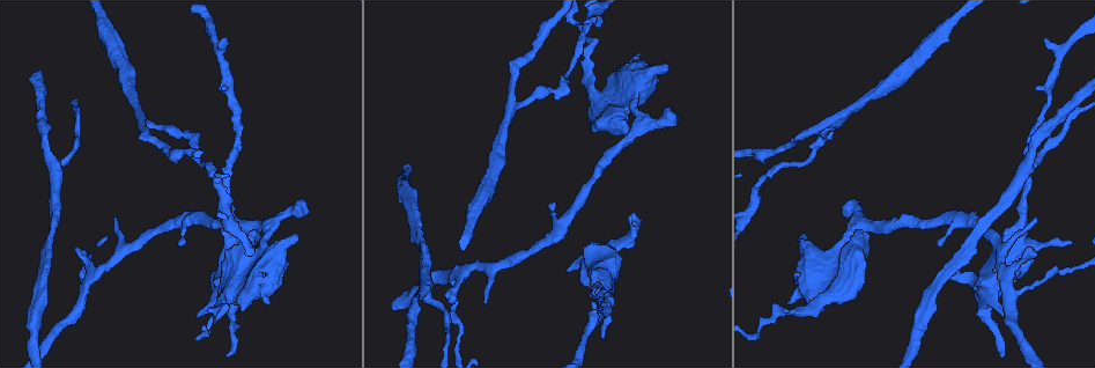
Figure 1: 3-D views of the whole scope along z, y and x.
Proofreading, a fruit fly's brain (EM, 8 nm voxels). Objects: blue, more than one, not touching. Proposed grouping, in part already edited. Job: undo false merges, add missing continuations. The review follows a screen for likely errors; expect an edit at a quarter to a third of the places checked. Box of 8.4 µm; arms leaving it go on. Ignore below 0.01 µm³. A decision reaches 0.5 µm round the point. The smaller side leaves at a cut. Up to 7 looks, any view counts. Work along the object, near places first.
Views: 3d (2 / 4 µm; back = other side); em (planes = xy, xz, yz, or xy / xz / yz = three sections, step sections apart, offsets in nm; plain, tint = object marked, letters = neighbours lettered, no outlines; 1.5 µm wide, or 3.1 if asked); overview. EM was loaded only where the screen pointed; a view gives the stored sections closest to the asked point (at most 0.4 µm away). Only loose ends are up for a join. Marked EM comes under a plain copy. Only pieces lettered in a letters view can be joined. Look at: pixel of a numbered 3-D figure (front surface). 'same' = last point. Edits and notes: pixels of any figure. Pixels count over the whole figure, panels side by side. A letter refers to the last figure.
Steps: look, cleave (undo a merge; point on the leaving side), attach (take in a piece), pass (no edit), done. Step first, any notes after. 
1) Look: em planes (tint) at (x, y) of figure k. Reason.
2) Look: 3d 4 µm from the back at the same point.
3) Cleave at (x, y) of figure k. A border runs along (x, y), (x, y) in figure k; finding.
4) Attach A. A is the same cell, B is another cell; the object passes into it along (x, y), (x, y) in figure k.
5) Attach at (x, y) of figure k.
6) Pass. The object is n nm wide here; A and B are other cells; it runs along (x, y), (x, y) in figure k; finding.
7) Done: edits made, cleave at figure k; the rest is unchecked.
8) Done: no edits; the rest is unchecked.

Look: em planes (letters) at (844, 215) of figure 1. Branch stops here.

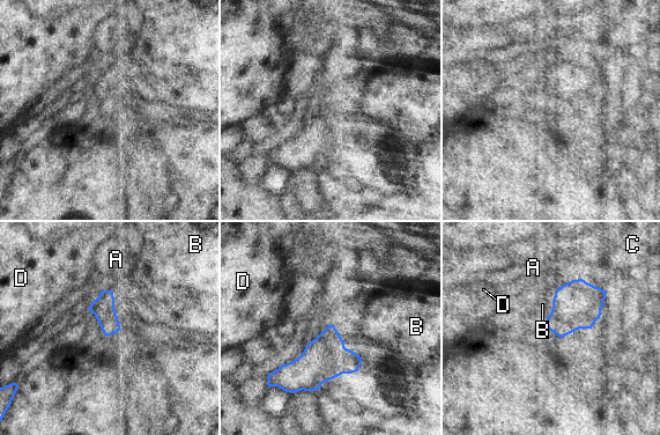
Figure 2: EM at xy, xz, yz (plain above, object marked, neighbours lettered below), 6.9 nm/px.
Attach B. B is the same cell, A, C and D are other cells; the object passes into it along (325, 358), (343, 344), (361, 318) in figure 2; it goes on there.

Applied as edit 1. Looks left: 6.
Look: overview. See it whole again.

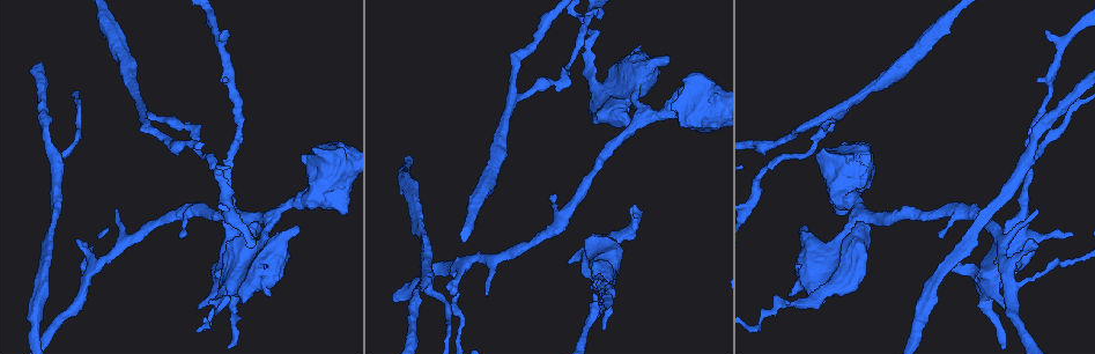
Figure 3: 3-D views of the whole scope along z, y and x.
Look: 3d 4 µm at (633, 207) of figure 3. An open end.

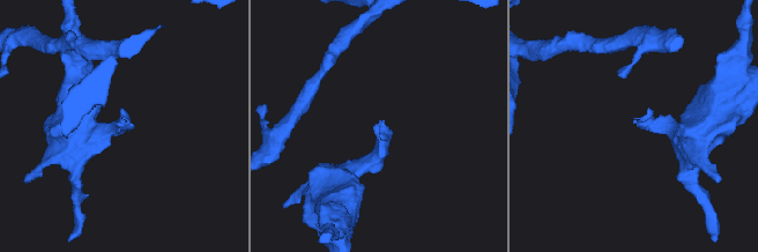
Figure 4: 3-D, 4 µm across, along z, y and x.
Look: em planes (letters) at (633, 121) of figure 4.

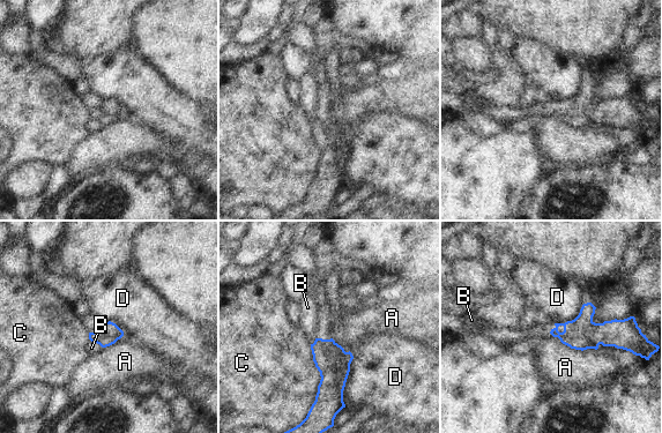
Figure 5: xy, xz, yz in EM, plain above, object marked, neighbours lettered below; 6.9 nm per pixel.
Attach B. The longest contact is with C, 460 nm; B is the same cell, A, C and D are other cells; the object passes into it along (110, 333), (96, 342), (91, 348) in figure 5; it goes on there.

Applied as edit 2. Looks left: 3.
Look: overview.

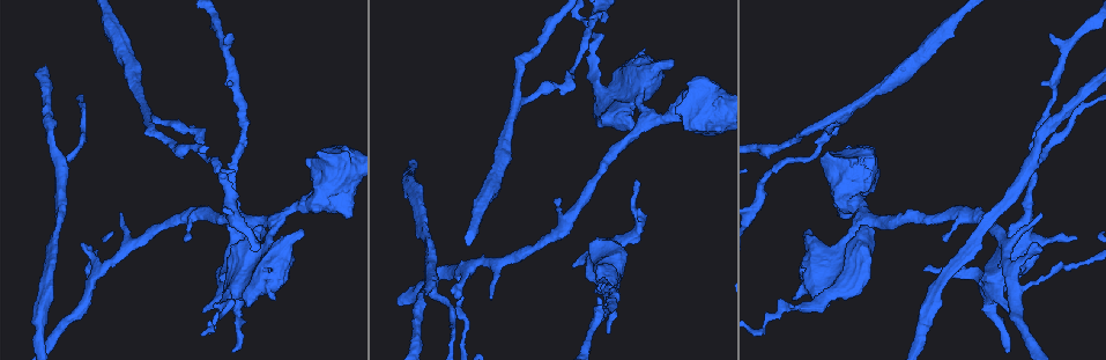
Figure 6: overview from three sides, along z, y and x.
Look: 3d 2 µm at (61, 164) of figure 6. Three-way junction.

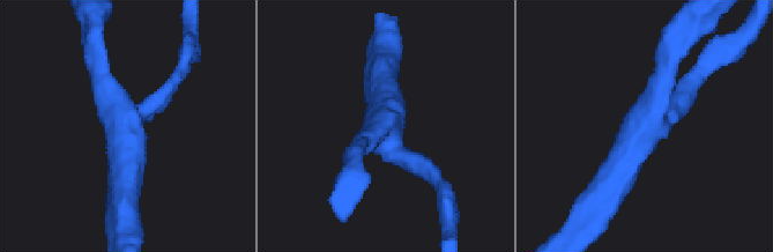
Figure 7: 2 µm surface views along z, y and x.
Look: em planes (letters) at (119, 123) of figure 7. 3 arms meet here.

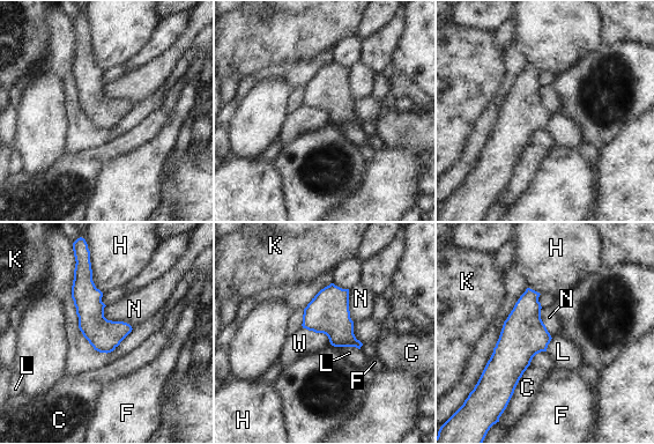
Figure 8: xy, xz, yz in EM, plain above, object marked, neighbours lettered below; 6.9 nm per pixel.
Pass. The object is 220 nm wide here; the longest contact is with C, 380 nm; C, F, H, K, L, N and W are other cells; continuous, no second cell.

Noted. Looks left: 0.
Done: edits made, attach at figure 2, attach at figure 5; the rest is unchecked.

